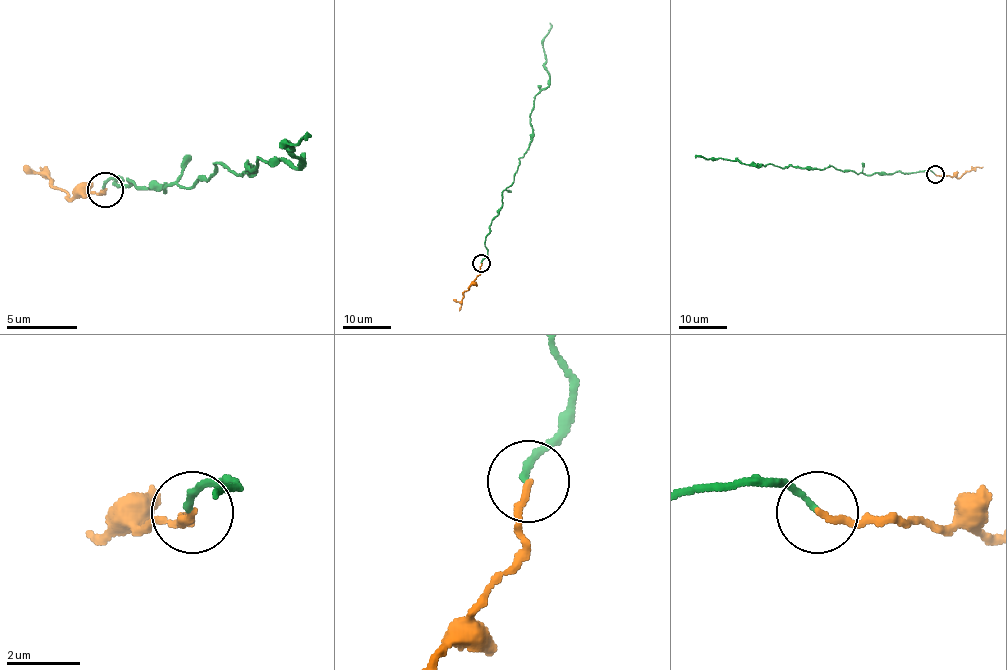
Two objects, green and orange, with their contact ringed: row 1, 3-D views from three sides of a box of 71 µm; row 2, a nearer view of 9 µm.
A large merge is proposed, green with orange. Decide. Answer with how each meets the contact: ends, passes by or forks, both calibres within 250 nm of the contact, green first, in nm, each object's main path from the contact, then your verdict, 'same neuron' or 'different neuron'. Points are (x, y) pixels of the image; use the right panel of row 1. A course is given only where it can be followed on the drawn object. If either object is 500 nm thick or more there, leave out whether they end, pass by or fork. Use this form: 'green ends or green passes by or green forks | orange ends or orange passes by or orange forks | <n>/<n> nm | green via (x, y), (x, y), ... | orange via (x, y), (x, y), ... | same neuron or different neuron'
green ends | orange ends | 170/190 nm | green via (935, 174), (930, 170), (858, 174), (830, 166), (821, 169), (757, 167), (694, 156) | orange via (935, 174), (959, 178), (976, 167), (982, 168) | different neuron

